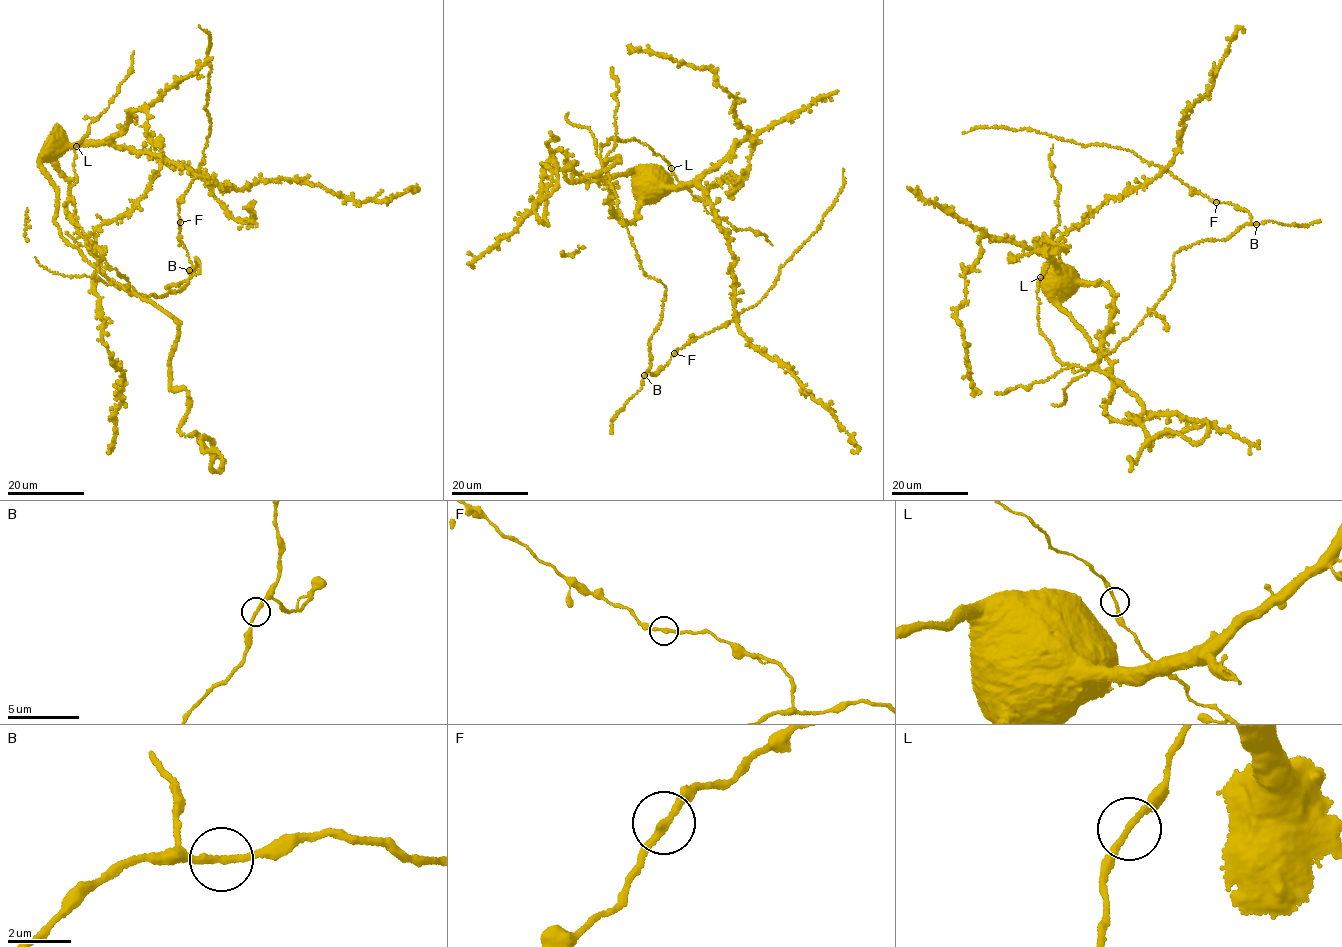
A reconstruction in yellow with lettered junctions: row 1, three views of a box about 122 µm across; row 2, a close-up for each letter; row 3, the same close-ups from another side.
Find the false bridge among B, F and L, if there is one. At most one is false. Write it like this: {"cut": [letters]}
{"cut": []}

